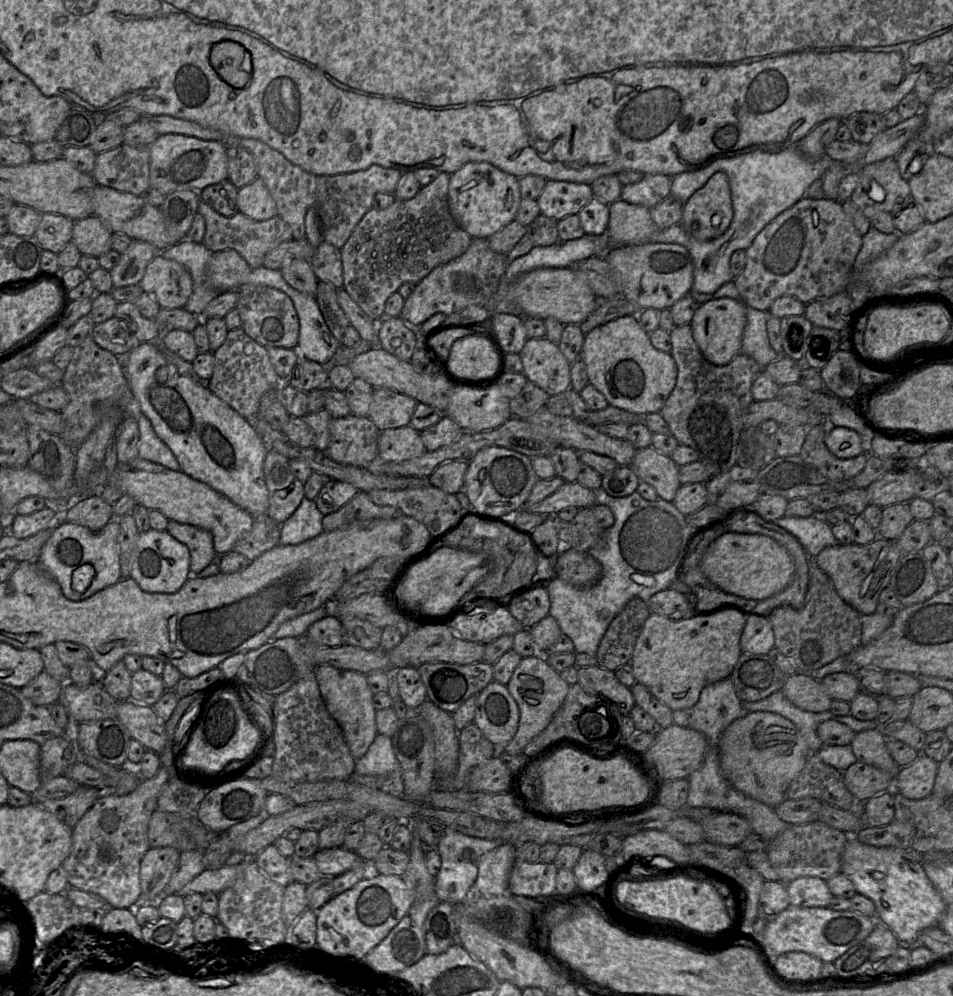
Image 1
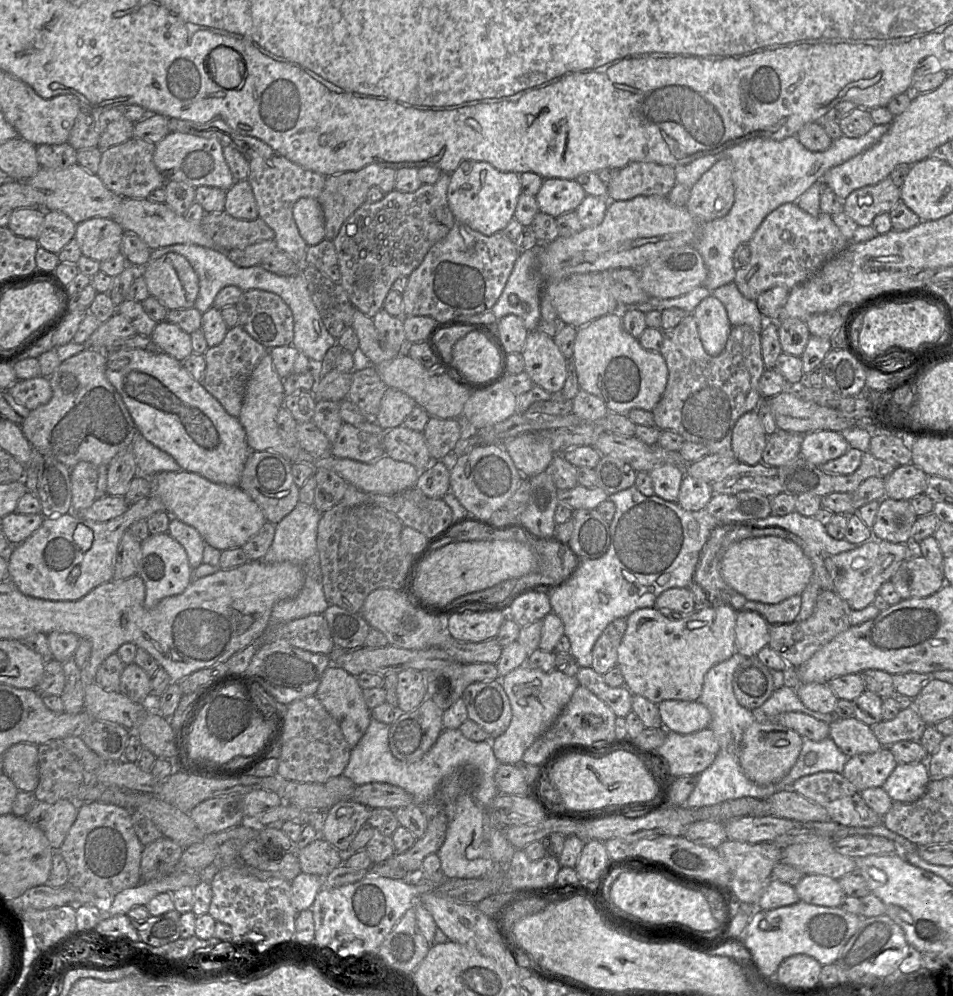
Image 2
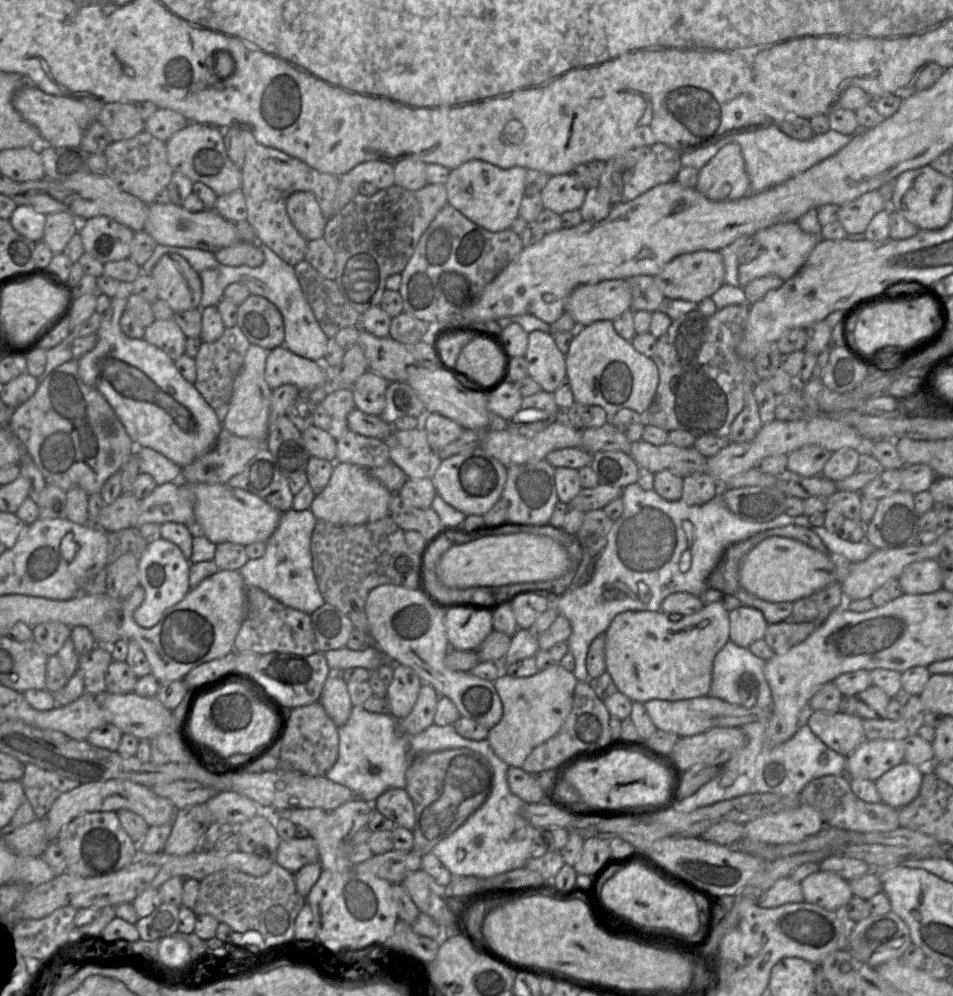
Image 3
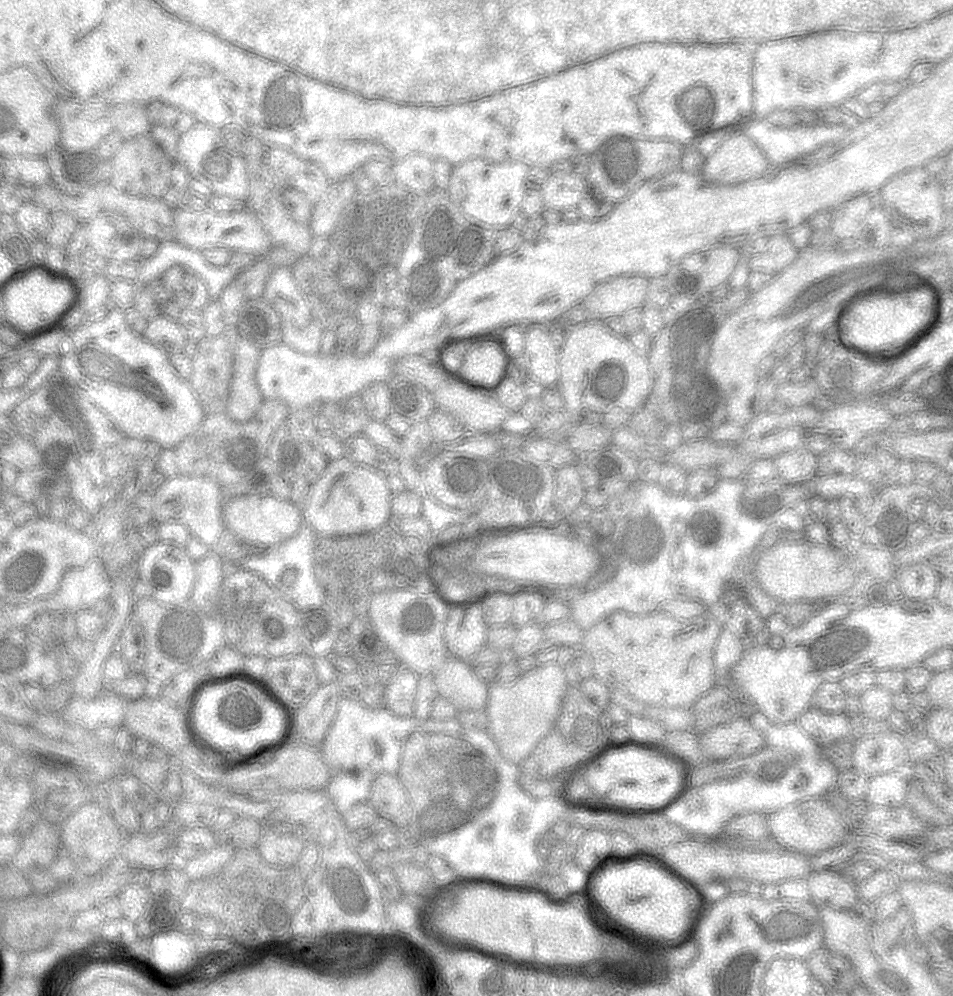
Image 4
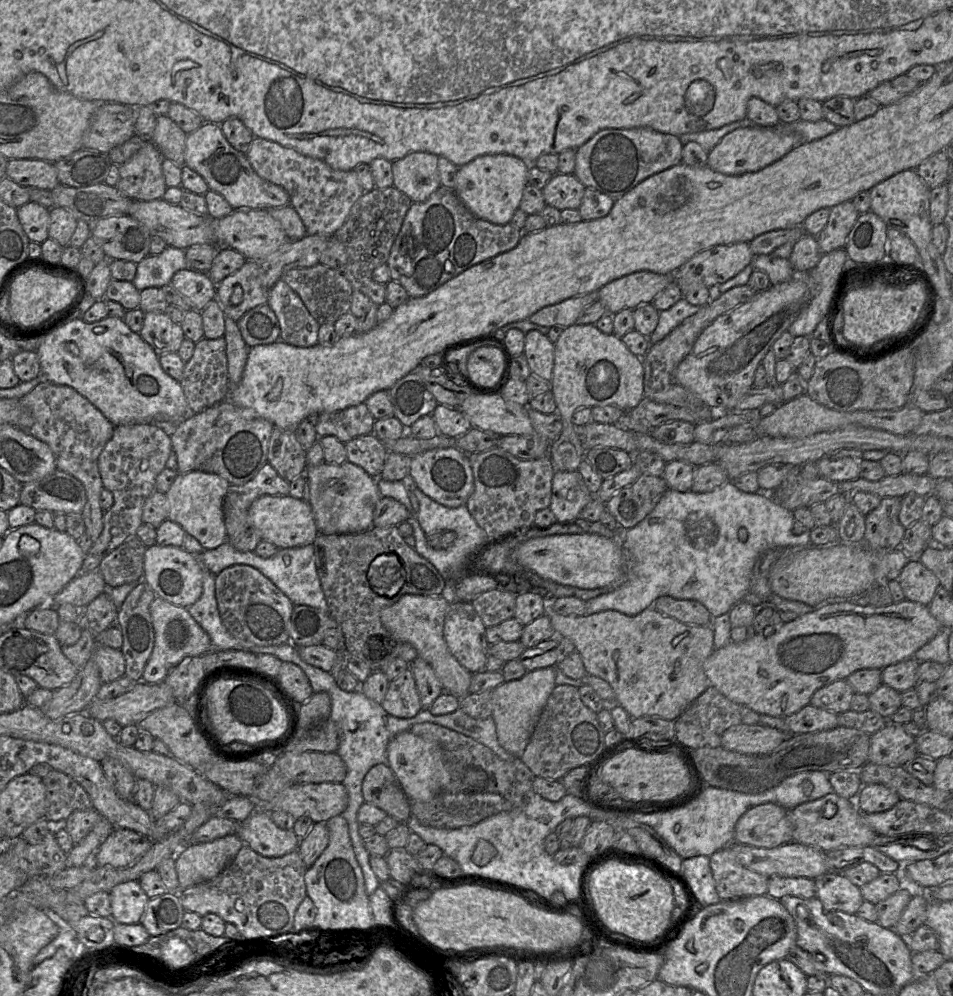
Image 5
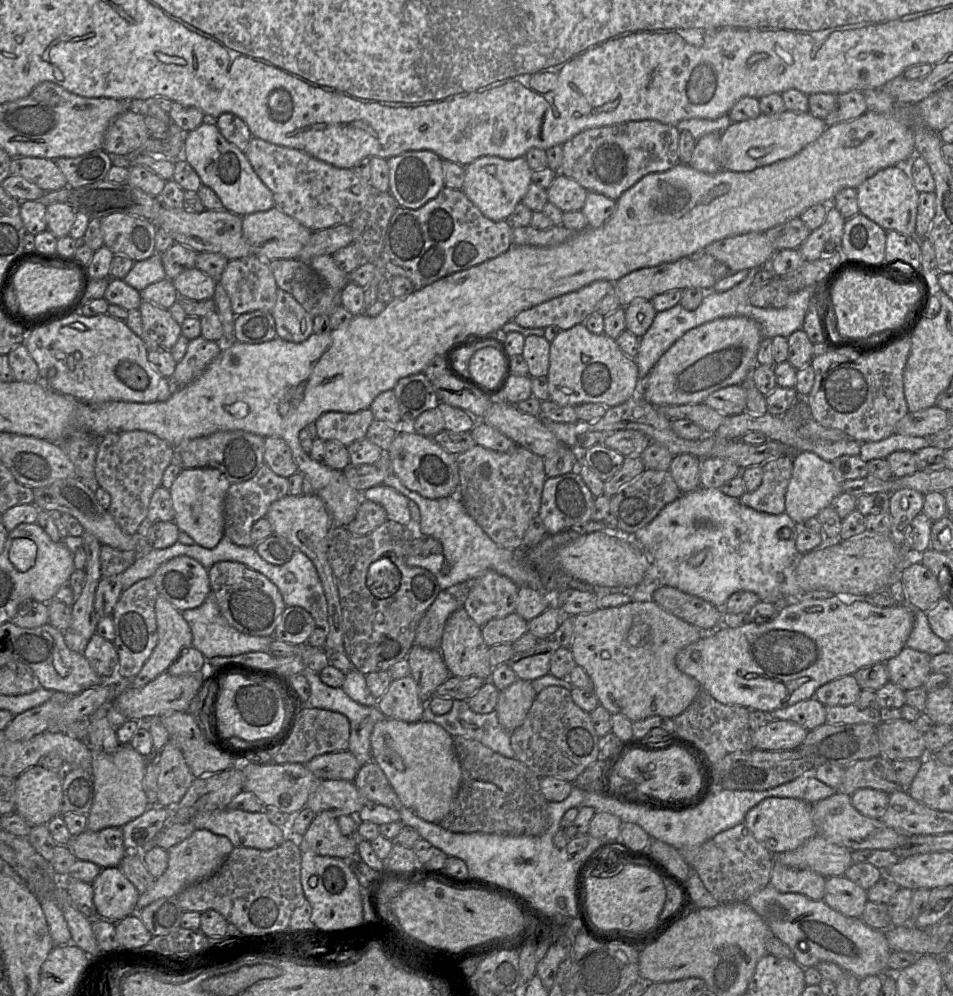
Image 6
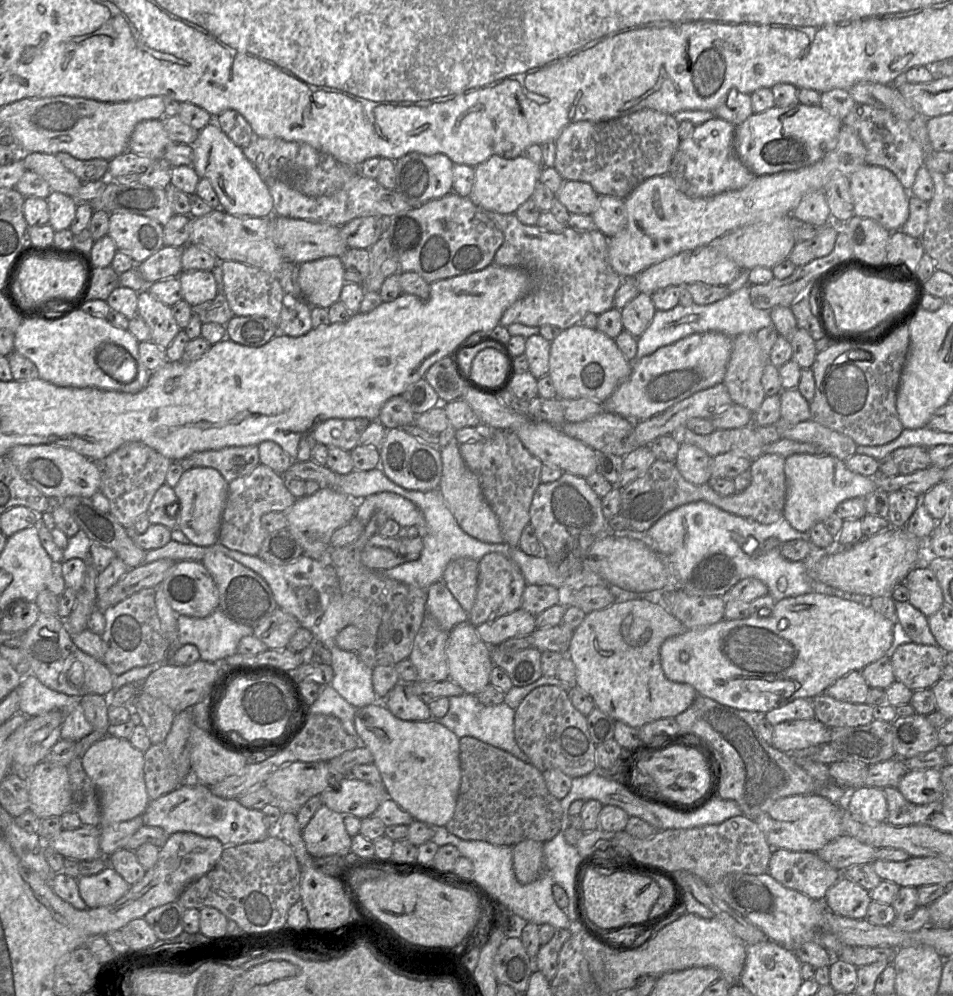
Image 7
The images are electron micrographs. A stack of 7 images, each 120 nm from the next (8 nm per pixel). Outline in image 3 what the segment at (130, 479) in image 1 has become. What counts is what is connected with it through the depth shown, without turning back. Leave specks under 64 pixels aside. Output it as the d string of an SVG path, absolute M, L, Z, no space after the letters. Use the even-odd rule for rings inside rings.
M190 484L194 494L195 526L214 544L232 542L247 546L267 542L277 528L281 512L260 497L226 484Z

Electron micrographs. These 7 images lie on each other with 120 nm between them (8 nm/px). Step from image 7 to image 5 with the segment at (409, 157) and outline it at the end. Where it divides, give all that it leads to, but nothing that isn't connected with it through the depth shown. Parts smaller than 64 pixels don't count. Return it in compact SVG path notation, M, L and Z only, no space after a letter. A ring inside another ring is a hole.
M412 152L393 161L393 186L413 202L426 201L441 186L438 159L429 152Z

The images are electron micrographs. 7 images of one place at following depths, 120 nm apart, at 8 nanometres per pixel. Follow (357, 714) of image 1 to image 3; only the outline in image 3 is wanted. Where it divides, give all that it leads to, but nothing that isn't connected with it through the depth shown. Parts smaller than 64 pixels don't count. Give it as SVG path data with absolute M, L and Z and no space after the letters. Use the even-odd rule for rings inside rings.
M341 676L327 677L318 702L337 727L343 726L348 721L353 705L347 683Z

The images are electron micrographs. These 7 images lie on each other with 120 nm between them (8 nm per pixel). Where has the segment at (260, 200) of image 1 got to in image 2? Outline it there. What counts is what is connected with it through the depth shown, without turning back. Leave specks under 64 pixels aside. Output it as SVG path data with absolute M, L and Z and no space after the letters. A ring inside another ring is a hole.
M247 179L235 181L227 190L224 211L242 220L255 220L259 217L255 196Z

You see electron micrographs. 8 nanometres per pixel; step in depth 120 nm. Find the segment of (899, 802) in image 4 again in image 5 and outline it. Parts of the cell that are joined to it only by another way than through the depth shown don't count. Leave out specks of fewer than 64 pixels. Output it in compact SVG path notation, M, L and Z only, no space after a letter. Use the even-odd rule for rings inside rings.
M882 784L862 785L855 797L855 804L861 813L878 813L891 809L900 797Z

